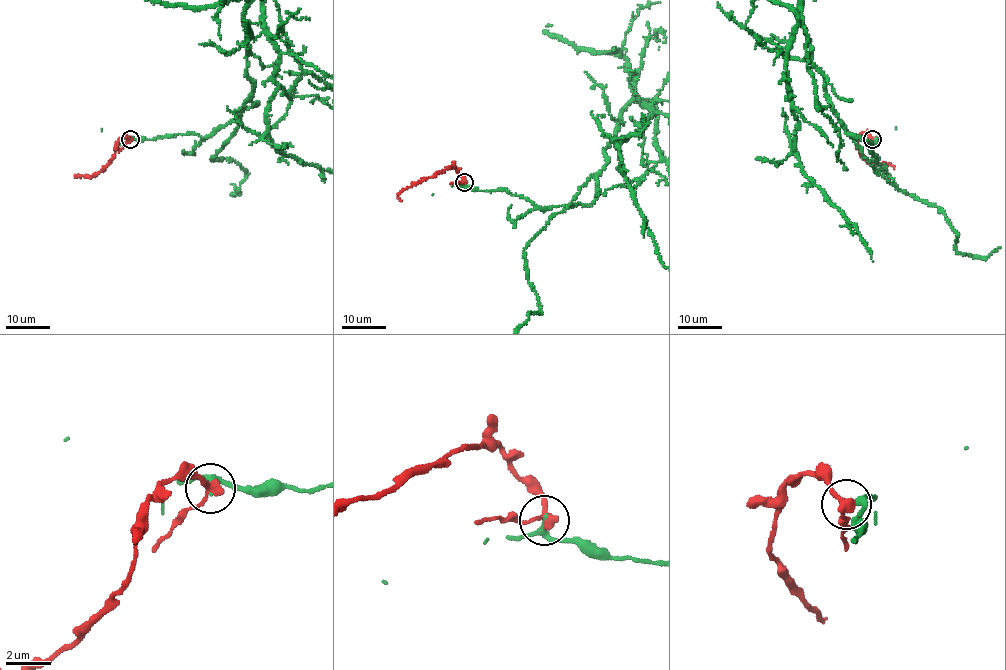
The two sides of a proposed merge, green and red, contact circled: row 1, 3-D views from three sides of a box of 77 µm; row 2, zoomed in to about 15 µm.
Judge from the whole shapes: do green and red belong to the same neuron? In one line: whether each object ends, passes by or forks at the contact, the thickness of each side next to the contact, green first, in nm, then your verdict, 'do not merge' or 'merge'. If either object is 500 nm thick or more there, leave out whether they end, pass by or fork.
green passes by | red passes by | 200/340 nm | do not merge

